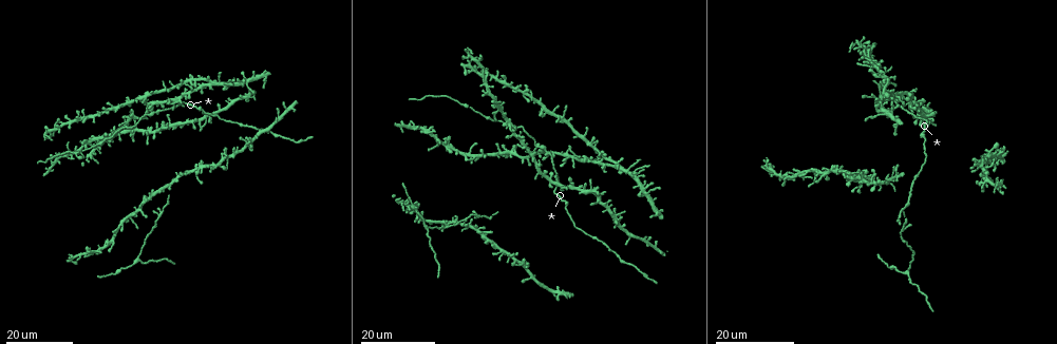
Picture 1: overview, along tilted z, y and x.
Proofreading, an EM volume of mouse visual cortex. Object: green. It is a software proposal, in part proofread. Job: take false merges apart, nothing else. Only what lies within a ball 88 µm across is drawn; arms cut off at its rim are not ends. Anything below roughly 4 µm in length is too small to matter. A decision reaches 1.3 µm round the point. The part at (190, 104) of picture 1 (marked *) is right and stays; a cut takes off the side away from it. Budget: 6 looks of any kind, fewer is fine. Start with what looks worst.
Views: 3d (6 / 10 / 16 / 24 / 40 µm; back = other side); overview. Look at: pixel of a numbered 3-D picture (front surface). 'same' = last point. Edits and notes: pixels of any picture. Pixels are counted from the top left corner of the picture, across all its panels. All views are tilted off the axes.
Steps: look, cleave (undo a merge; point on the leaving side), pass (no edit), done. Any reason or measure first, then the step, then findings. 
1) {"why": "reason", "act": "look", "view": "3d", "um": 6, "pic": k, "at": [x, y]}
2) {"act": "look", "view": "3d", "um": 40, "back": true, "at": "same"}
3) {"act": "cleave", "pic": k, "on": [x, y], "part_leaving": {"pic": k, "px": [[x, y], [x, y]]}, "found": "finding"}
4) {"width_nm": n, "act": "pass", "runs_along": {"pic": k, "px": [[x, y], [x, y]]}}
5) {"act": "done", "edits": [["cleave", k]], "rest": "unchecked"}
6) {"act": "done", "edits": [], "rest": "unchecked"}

{"why": "two arms at a narrow angle", "act": "look", "view": "3d", "um": 16, "pic": 1, "at": [451, 223]}

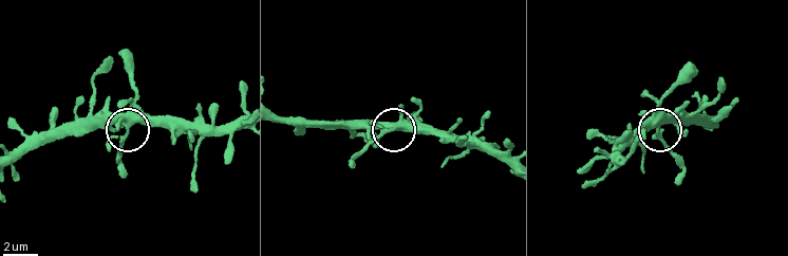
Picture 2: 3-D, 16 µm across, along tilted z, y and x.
{"why": "zoom in", "act": "look", "view": "3d", "um": 10, "pic": 2, "at": [127, 127]}

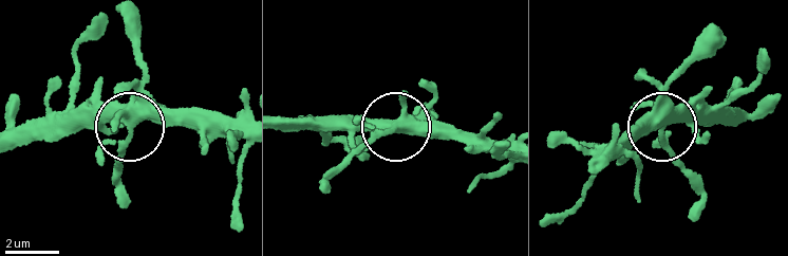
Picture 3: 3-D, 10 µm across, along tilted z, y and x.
{"width_nm": 380, "act": "pass", "found": "continuous, no second cell"}

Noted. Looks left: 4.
{"why": "three arms meet", "act": "look", "view": "3d", "um": 16, "pic": 1, "at": [646, 194]}

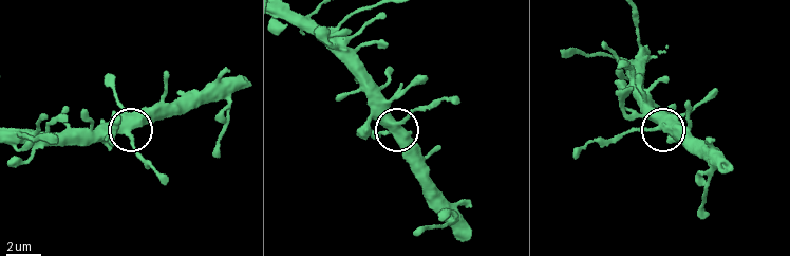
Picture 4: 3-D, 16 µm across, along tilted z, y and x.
{"act": "look", "view": "3d", "um": 10, "pic": 4, "at": [660, 125]}

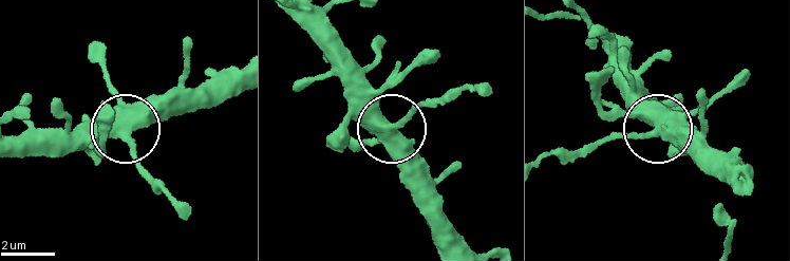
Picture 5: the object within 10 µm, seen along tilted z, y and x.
{"arms": 3, "act": "pass", "runs_along": {"pic": 5, "px": [[297, 17], [380, 123], [394, 125], [430, 98]]}, "found": "all the same cell"}

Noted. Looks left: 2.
{"why": "a fork", "act": "look", "view": "3d", "um": 16, "pic": 1, "at": [908, 275]}

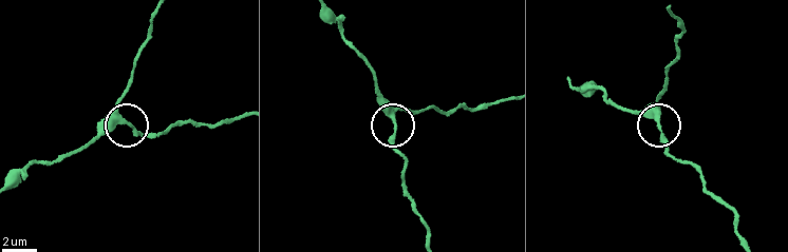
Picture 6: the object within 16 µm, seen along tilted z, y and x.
{"why": "zoom in", "act": "look", "view": "3d", "um": 6, "pic": 6, "at": [117, 122]}

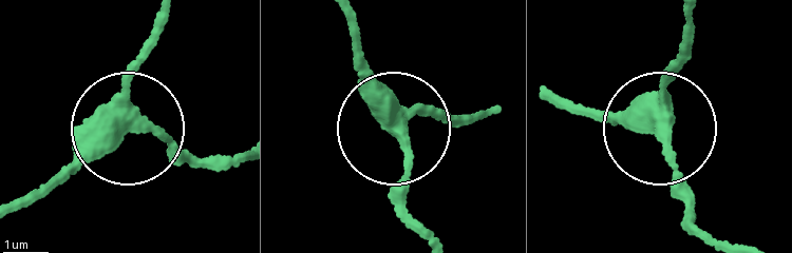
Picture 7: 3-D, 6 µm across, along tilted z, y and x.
{"side_arm_um": 15, "act": "pass", "runs_along": {"pic": 7, "px": [[692, 15], [689, 54], [660, 102], [683, 221]]}, "found": "continuous, no second cell"}

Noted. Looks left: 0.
{"act": "done", "edits": [], "rest": "unchecked"}

